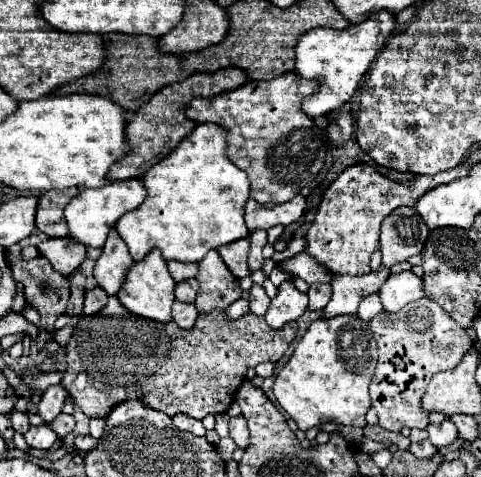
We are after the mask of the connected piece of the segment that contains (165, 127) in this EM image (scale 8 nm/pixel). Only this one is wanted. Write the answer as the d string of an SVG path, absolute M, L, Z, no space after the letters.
M230 67L230 69L220 69L218 73L194 73L192 77L184 79L182 83L172 83L166 85L164 89L160 89L148 103L144 103L134 119L128 123L126 127L126 135L128 141L132 145L130 155L126 155L124 159L120 159L108 173L110 181L118 181L118 179L132 179L132 177L144 177L144 173L156 165L158 161L162 161L172 149L176 149L176 145L188 135L192 133L192 129L198 125L196 121L190 121L186 117L186 109L190 105L190 101L194 97L214 97L222 91L228 89L238 89L240 85L244 85L248 81L246 71L238 69L238 67Z

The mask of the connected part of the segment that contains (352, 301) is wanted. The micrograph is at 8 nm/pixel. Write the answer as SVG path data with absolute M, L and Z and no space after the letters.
M380 267L378 271L372 271L370 275L362 277L350 277L350 275L334 275L330 285L332 285L332 297L322 309L324 317L336 317L336 315L354 315L360 301L366 295L378 293L386 277L390 275L390 269Z

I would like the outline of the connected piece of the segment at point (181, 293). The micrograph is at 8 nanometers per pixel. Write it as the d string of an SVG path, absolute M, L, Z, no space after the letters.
M194 279L176 283L176 299L178 299L178 301L194 303L194 299L196 299L196 291L198 291L198 285L194 283Z

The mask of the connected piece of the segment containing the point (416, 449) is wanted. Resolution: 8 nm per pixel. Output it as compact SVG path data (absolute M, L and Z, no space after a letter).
M426 439L426 441L420 441L420 443L412 443L410 453L414 453L418 459L430 459L438 453L438 449Z

